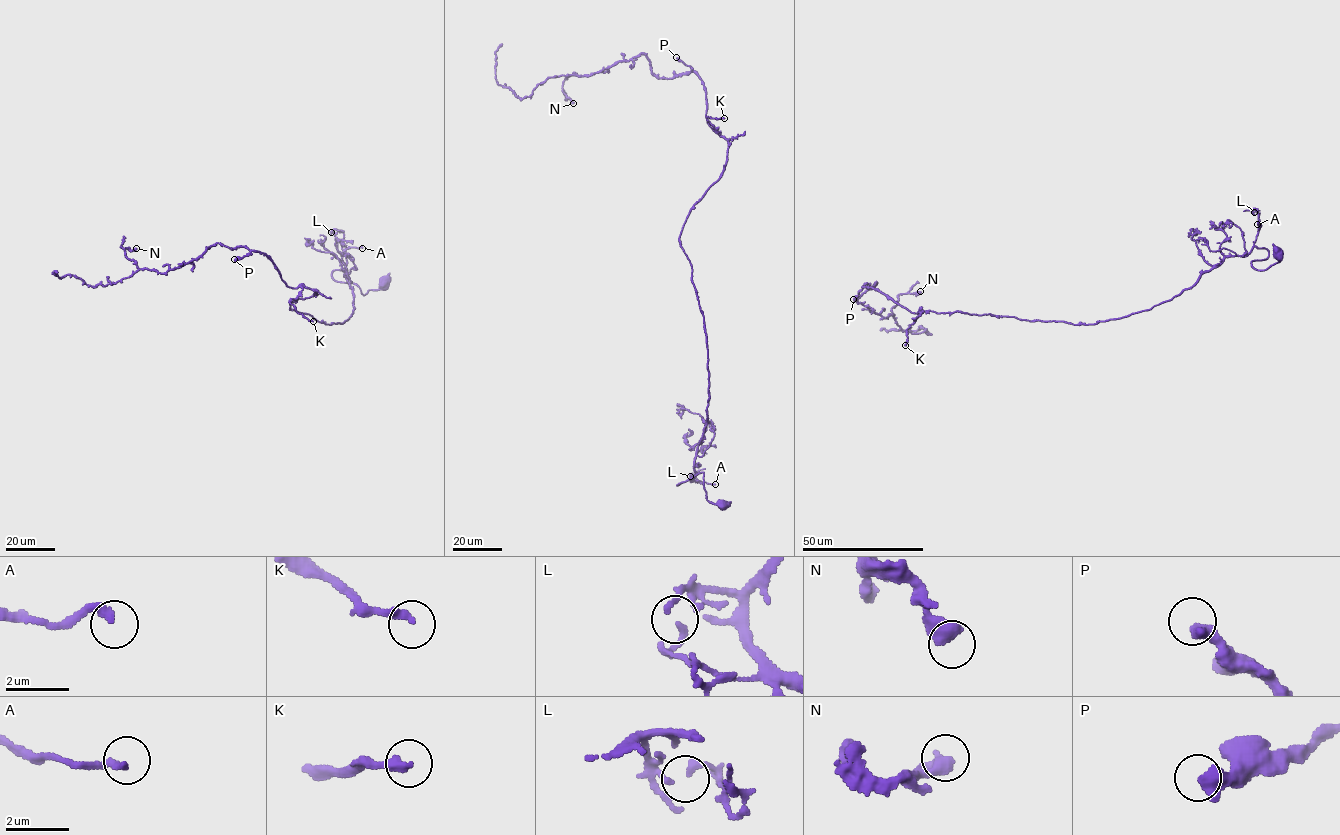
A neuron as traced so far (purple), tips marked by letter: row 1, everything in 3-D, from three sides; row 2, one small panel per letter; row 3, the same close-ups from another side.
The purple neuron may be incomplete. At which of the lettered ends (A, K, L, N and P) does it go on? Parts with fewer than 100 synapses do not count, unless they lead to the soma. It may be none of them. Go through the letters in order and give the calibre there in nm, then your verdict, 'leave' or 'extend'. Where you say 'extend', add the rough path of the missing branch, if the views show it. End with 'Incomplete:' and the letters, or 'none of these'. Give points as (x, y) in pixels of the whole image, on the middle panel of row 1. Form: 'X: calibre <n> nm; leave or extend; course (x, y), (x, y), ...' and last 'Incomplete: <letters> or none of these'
A: calibre 240 nm; leave
K: calibre 280 nm; leave
L: calibre 220 nm; leave
N: calibre 550 nm; leave
P: calibre 500 nm; leave
Incomplete: none of these

